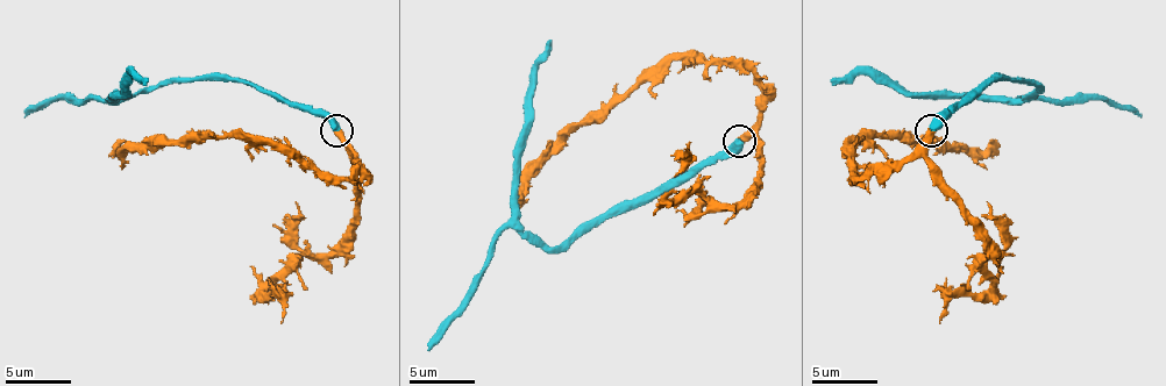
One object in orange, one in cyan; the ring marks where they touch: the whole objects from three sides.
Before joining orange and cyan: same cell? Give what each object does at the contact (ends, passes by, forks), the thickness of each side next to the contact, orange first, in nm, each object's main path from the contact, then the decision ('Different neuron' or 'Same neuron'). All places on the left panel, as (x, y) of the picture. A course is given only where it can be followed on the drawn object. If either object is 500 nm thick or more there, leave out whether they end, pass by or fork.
Thickness 500 nm (orange) against 550 nm. Course of orange: (335, 130), (357, 159), (348, 176), (315, 173), (250, 137), (179, 137), (118, 150), (114, 144). Course of cyan: (335, 130), (322, 114), (234, 79), (166, 79), (114, 98), (134, 72), (147, 81). Same neuron

